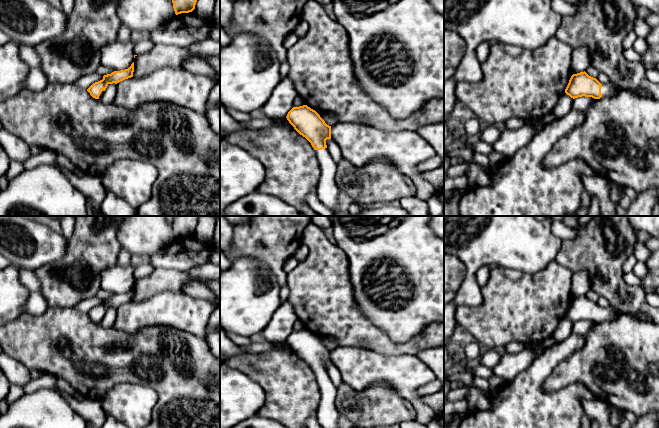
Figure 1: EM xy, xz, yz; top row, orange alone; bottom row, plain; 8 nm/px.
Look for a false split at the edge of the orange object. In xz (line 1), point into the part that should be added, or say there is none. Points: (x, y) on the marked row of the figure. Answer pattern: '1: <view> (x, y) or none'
1: xz (328, 191)

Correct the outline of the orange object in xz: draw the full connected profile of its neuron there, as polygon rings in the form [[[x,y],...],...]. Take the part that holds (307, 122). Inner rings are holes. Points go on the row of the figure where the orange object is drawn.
[[[307,105],[293,107],[286,118],[315,150],[320,167],[320,178],[316,188],[319,200],[334,212],[342,210],[346,202],[337,182],[337,163],[332,159],[326,145],[326,140],[331,139],[331,126]]]

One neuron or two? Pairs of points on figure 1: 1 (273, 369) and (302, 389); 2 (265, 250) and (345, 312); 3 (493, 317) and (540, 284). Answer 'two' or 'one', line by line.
1: one
2: two
3: one

